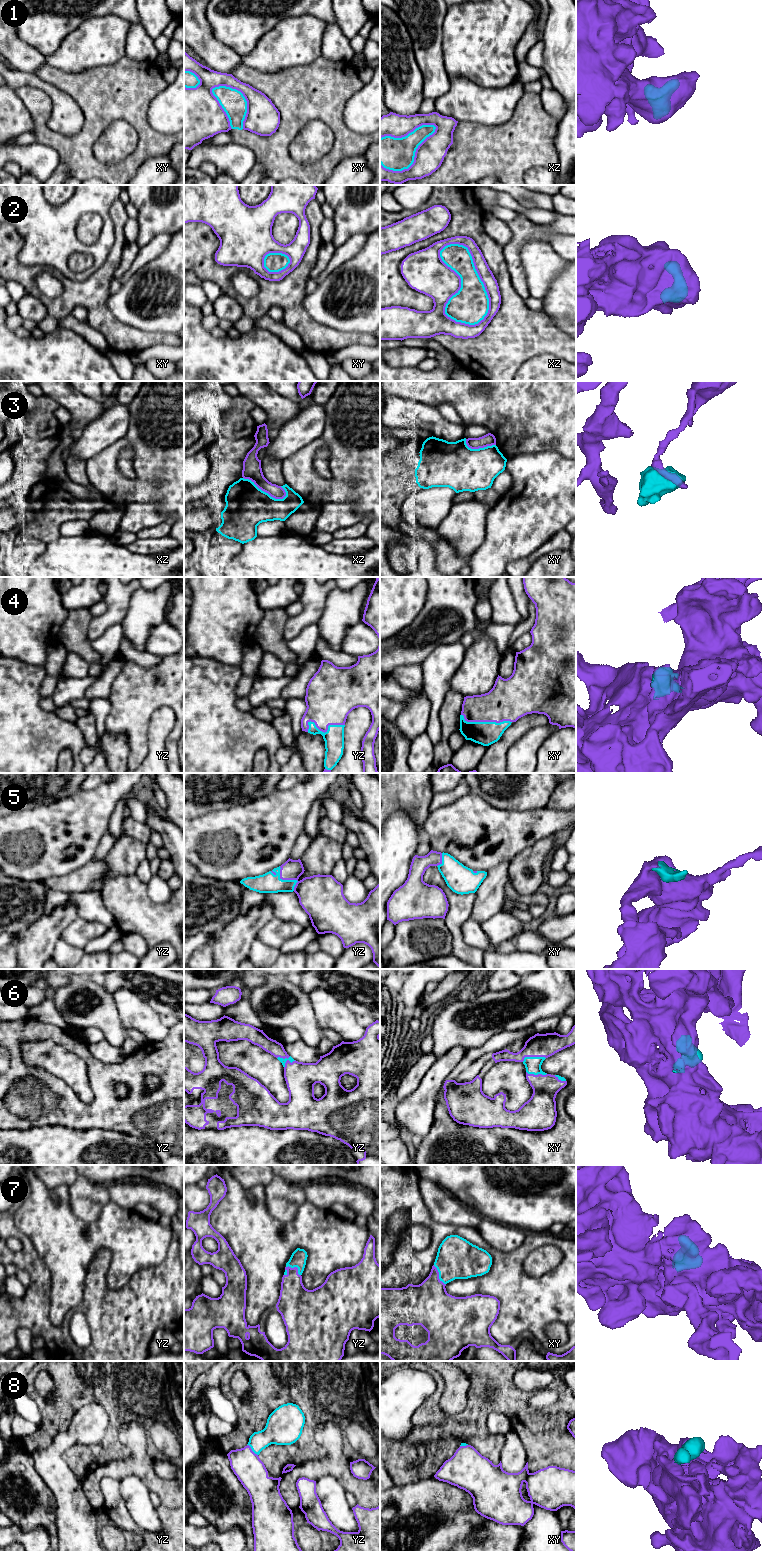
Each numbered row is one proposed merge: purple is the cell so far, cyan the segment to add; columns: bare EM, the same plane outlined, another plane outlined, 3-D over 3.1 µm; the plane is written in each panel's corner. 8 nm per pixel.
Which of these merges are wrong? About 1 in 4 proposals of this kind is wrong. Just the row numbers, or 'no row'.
1, 2, 3

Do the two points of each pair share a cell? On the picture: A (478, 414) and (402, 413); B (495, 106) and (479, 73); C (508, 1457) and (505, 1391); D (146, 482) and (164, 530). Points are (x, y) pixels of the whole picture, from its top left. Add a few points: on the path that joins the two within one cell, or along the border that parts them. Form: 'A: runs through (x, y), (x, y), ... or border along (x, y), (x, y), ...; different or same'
A: border along (414, 400), (436, 408); different
B: border along (464, 78), (490, 88), (503, 88), (509, 85); different
C: border along (514, 1427), (518, 1436), (523, 1441), (525, 1450); different
D: border along (167, 521), (171, 524); different

